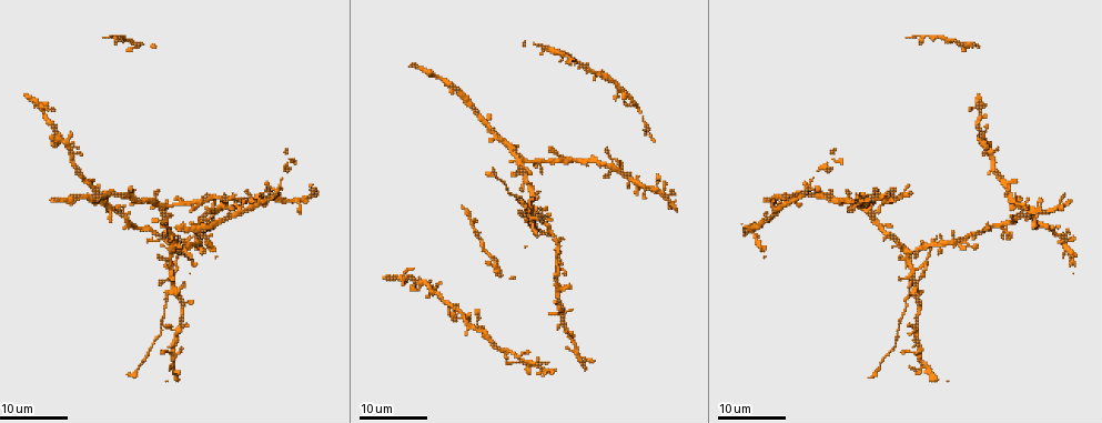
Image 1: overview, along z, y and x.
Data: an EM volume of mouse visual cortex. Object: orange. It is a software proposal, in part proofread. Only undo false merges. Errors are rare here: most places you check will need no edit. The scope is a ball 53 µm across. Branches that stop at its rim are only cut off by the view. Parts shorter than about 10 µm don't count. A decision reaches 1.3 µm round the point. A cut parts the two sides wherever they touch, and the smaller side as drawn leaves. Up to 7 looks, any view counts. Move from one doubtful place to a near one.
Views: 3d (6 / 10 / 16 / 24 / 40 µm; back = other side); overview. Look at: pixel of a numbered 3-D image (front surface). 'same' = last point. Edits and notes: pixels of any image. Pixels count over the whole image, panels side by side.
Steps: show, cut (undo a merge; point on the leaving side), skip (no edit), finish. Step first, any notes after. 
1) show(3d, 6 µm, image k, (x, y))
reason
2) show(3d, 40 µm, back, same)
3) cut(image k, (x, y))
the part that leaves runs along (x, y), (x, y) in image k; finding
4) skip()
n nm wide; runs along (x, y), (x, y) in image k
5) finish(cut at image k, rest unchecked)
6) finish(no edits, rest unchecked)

show(3d, 24 µm, image 1, (1057, 233))
four arms meet

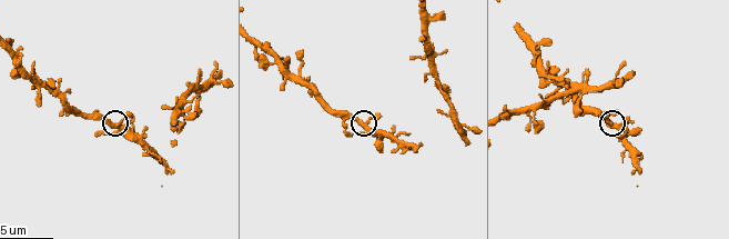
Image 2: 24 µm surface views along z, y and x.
show(3d, 10 µm, image 2, (117, 125))

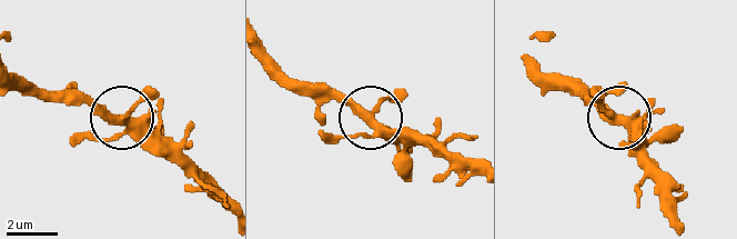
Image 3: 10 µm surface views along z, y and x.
skip()
320 nm wide; all the same neuron

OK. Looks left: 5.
show(3d, 16 µm, image 1, (626, 176))
looks like a crossing

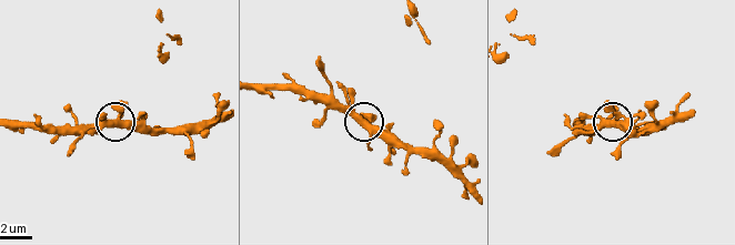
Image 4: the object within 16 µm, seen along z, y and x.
show(3d, 10 µm, image 4, (119, 121))

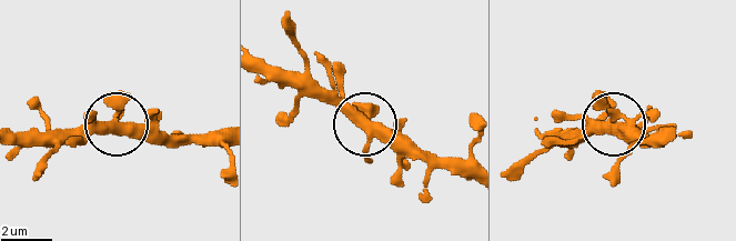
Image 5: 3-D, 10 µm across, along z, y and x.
skip()
380 nm wide; runs along (13, 130), (153, 123), (189, 136) in image 5; one neuron here

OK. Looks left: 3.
show(3d, 16 µm, image 1, (849, 210))
sudden change in width

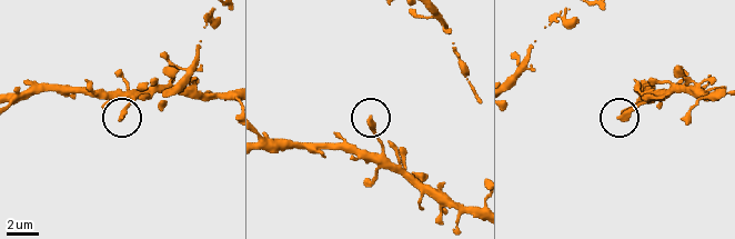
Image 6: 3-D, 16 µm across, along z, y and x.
show(3d, 10 µm, image 6, (372, 119))

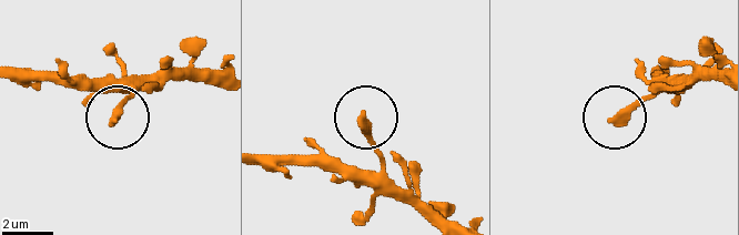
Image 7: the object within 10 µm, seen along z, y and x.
show(3d, 10 µm, back, image 7, (114, 119))

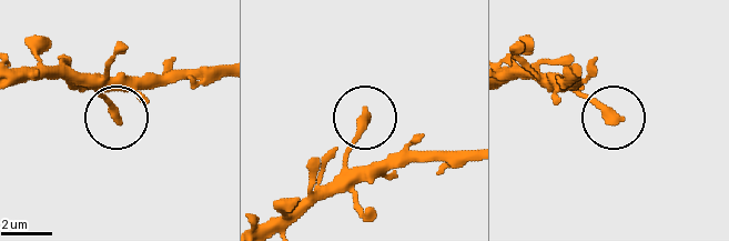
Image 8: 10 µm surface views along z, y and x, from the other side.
skip()
runs along (466, 156), (403, 156), (352, 166), (347, 156), (362, 119) in image 8; one neuron here

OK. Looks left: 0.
finish(no edits, rest unchecked)

